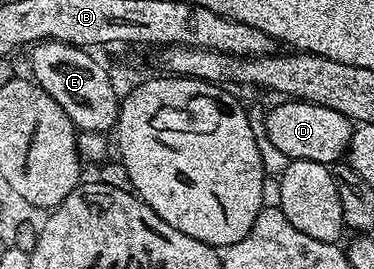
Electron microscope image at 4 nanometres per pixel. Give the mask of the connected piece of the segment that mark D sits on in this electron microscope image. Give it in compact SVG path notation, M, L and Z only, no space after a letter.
M279 101L267 115L266 142L282 153L284 160L300 159L333 164L348 154L353 132L352 120L333 109L298 101Z

